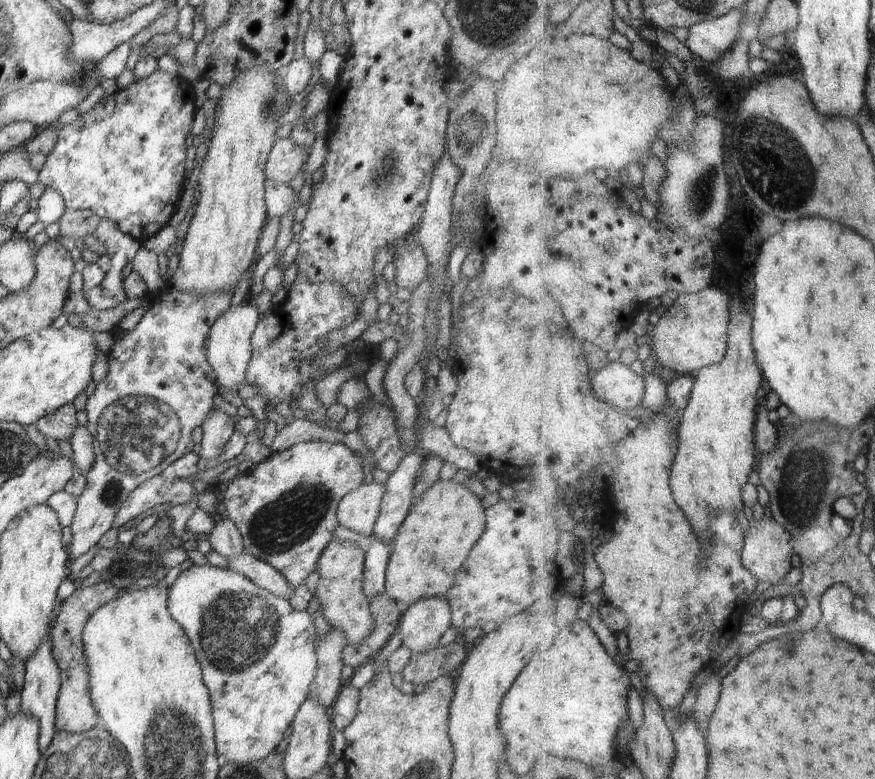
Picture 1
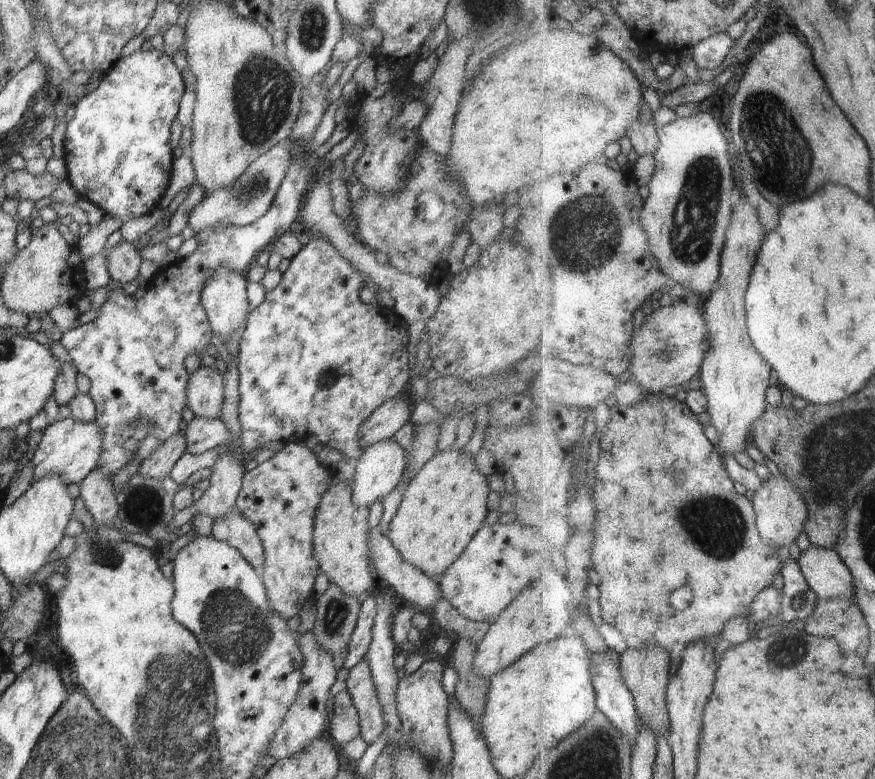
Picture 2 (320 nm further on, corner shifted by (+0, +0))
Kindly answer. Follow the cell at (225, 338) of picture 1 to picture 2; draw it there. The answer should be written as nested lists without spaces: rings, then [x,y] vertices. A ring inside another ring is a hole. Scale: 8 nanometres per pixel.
[[[218,267],[207,274],[204,288],[201,290],[200,304],[206,311],[211,329],[224,340],[225,345],[239,323],[249,314],[246,281],[245,274],[240,274],[230,267]]]

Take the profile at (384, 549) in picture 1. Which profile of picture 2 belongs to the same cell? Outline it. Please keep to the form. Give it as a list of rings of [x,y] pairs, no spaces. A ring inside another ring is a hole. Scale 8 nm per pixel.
[[[366,594],[361,599],[360,612],[356,626],[351,634],[348,652],[341,668],[350,670],[362,661],[369,651],[371,638],[373,637],[373,624],[376,616],[376,599]]]

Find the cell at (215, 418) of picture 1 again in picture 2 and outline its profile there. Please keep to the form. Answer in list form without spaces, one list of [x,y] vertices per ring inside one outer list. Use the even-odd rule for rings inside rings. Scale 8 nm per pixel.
[[[204,365],[189,374],[187,406],[196,417],[220,419],[224,397],[223,376],[217,369]]]

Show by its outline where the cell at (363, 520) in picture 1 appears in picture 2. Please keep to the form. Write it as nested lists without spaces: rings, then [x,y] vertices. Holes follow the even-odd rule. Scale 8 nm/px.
[[[384,439],[363,449],[362,456],[352,460],[355,470],[351,488],[351,499],[356,506],[367,506],[388,496],[403,478],[407,462],[405,450],[394,439]]]

